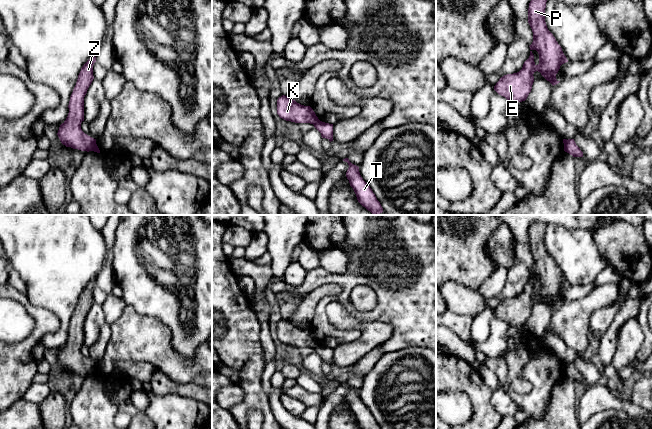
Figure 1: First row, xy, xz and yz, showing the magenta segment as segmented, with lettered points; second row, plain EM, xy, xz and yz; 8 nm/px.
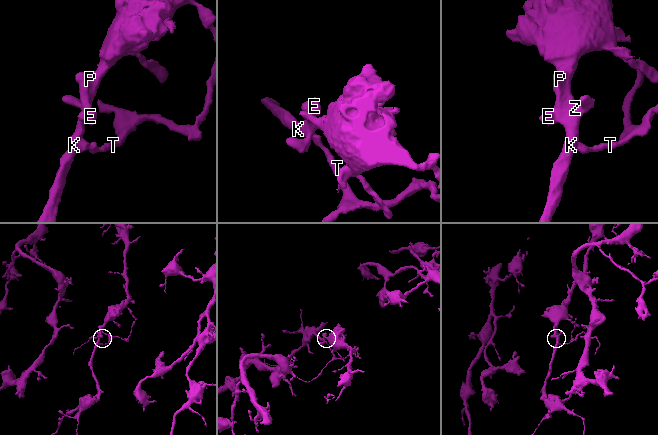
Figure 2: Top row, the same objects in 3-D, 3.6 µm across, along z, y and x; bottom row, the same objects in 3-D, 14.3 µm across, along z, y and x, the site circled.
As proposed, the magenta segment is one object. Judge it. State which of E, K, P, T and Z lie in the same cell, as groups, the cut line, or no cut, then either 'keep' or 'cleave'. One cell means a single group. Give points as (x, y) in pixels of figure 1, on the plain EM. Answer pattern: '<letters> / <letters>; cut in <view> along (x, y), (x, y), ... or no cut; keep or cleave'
E K P Z / T; cut in xz along (319, 344), (313, 348); cleave

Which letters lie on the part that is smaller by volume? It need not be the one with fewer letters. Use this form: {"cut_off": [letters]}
{"cut_off": ["T"]}

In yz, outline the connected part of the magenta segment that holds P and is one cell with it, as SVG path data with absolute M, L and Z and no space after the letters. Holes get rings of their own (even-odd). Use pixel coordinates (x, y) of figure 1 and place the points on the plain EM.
M532 223L528 232L528 247L533 256L533 266L530 280L524 286L522 293L513 298L504 299L494 310L494 314L505 321L508 326L525 325L531 316L534 306L533 298L538 295L553 310L560 305L556 303L560 290L568 286L561 270L553 258L548 254L545 246L545 232L547 224ZM533 274L539 278L539 288L534 286Z

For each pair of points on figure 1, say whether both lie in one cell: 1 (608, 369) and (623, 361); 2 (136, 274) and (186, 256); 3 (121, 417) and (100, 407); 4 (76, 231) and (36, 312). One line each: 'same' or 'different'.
1: different
2: same
3: different
4: different

